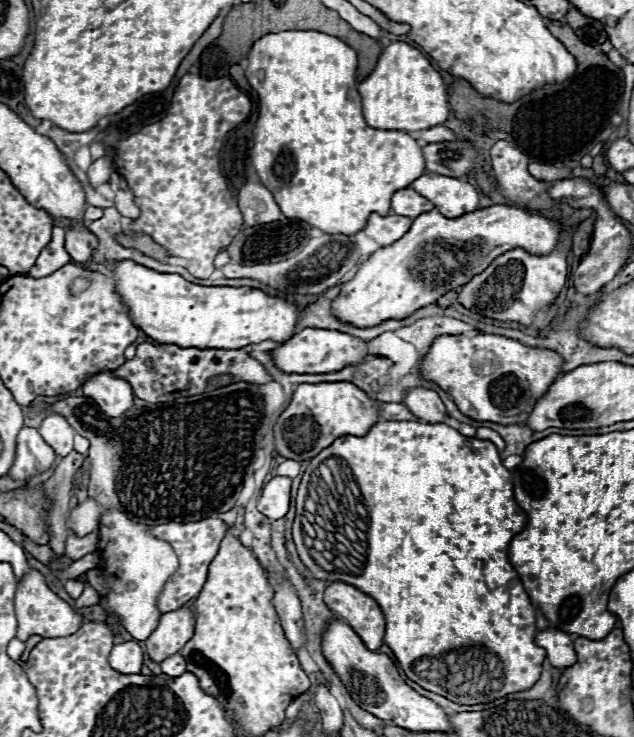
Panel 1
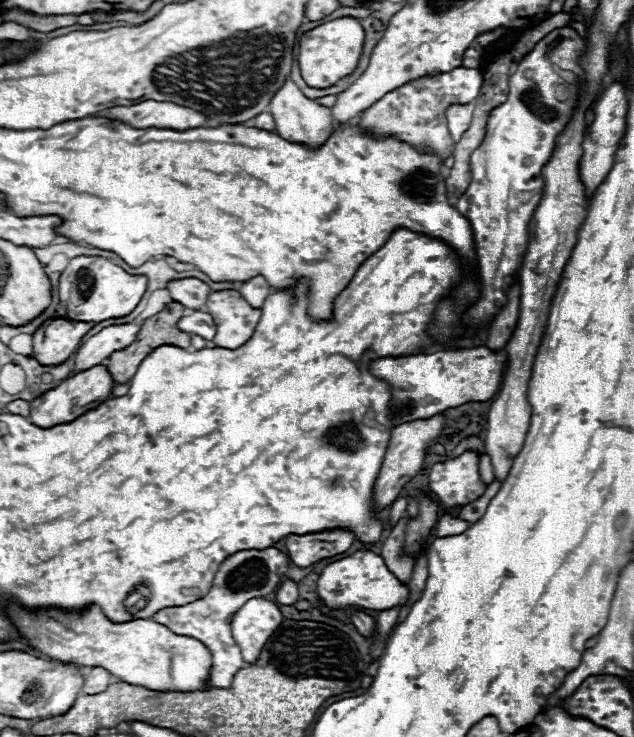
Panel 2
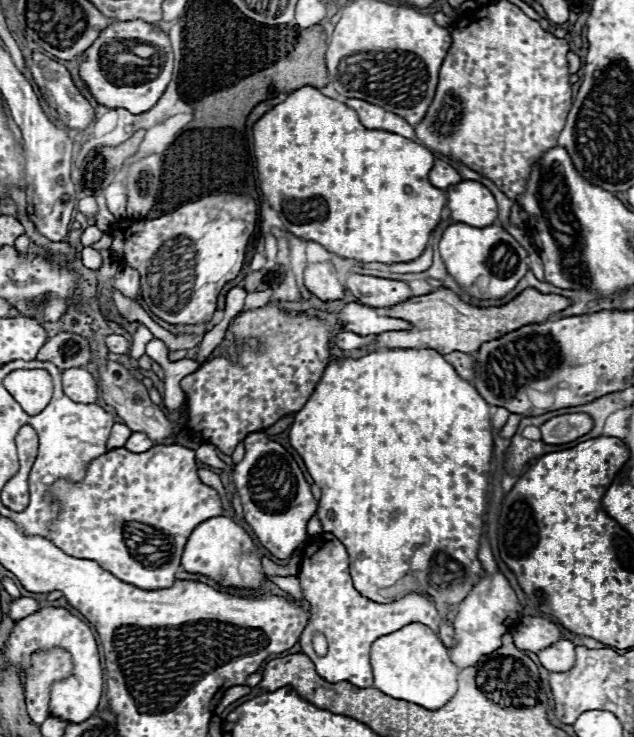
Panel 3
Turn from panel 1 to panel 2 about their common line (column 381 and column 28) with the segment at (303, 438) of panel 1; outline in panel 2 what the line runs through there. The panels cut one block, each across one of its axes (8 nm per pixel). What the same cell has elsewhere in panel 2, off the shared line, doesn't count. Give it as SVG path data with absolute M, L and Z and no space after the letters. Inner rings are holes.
M102 364L92 366L88 370L82 370L82 372L76 372L76 374L68 376L66 380L62 380L56 388L52 388L52 390L44 392L42 396L38 396L36 400L32 400L30 402L30 416L28 416L28 420L32 424L38 424L38 428L52 428L56 424L72 422L80 414L92 410L96 404L106 402L110 398L112 386L114 386L114 382L110 378L110 372Z

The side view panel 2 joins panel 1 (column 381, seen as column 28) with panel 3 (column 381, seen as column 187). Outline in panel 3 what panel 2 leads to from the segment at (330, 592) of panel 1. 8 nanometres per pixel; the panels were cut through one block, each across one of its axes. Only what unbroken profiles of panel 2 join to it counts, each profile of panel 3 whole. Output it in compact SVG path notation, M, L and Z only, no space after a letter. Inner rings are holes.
M414 622L392 634L380 636L370 648L370 666L374 674L374 688L390 698L420 704L428 710L442 708L456 692L456 676L460 668L450 662L448 648L438 634L428 626Z

